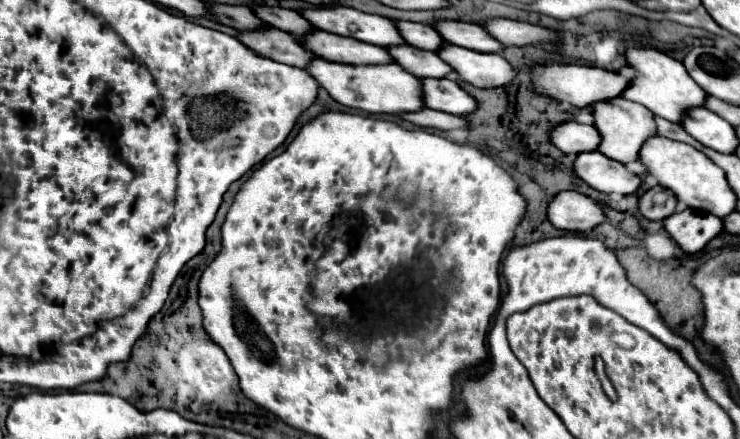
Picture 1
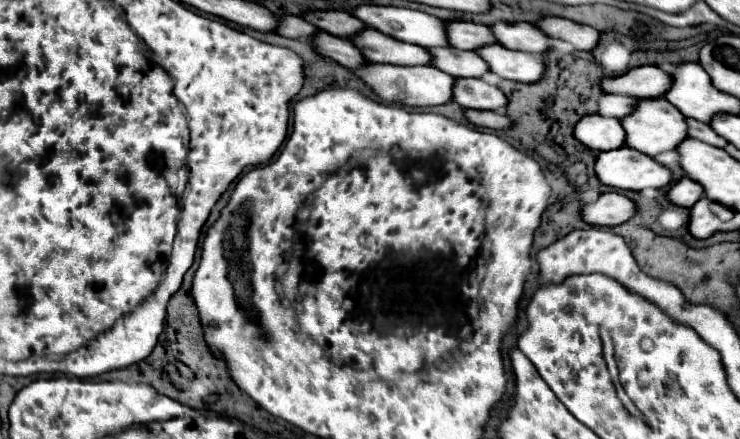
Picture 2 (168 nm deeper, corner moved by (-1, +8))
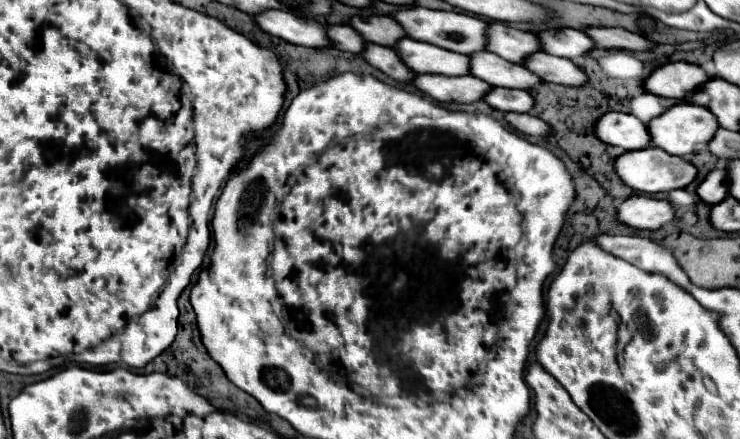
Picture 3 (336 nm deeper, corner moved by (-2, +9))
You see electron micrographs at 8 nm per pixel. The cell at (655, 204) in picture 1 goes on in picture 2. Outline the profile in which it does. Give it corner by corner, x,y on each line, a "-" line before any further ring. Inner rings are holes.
689,178
679,180
669,190
669,200
673,204
685,206
685,208
691,208
691,204
695,204
701,196
703,196
703,186
699,186
699,182
693,182

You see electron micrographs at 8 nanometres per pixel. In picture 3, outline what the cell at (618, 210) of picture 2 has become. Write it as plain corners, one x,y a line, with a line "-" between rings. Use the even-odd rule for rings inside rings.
632,195
616,209
618,221
634,229
656,231
674,219
674,209
668,201
658,201
644,195

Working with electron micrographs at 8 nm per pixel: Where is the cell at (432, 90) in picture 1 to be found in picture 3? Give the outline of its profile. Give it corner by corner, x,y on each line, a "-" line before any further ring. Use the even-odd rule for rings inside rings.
492,87
482,97
492,109
498,111
514,111
514,113
530,113
534,103
532,95
522,89
504,89
504,87

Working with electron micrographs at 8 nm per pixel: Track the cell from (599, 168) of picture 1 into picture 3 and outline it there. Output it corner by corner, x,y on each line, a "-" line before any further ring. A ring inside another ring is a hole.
646,147
646,149
622,153
620,157
616,157
614,171
620,177
620,181
624,181
630,189
642,191
642,193
658,193
658,191
672,191
672,189
686,187
694,181
696,173
698,173
692,163
684,161
682,157
668,155
666,151
662,151
658,147

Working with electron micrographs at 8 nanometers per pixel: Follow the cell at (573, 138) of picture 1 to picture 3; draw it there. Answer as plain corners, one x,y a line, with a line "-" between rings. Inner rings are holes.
604,113
596,119
596,137
624,151
650,147
650,137
640,119
628,113

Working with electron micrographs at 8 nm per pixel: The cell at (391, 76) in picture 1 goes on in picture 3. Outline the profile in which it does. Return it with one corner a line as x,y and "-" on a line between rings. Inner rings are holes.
416,75
416,83
410,83
422,95
438,101
438,103
472,103
484,97
490,89
488,83
476,79
472,75
460,77
444,77
444,75

